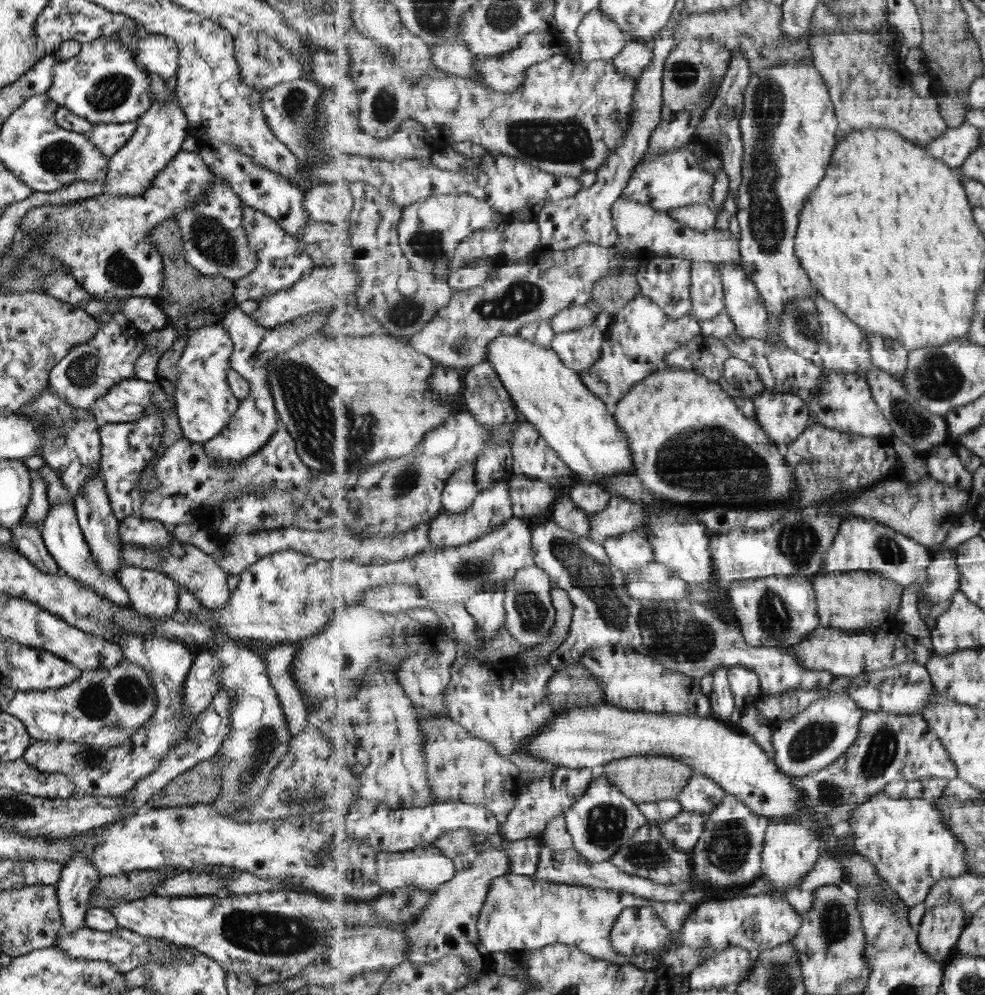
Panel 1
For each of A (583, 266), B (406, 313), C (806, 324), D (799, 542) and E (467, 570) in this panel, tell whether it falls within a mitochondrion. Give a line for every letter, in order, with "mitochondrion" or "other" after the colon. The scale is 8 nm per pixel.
A: other
B: mitochondrion
C: mitochondrion
D: mitochondrion
E: mitochondrion

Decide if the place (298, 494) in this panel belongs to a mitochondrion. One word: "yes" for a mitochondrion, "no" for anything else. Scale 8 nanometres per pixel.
no

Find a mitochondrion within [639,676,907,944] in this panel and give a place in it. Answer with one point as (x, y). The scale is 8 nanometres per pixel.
(881, 751)

